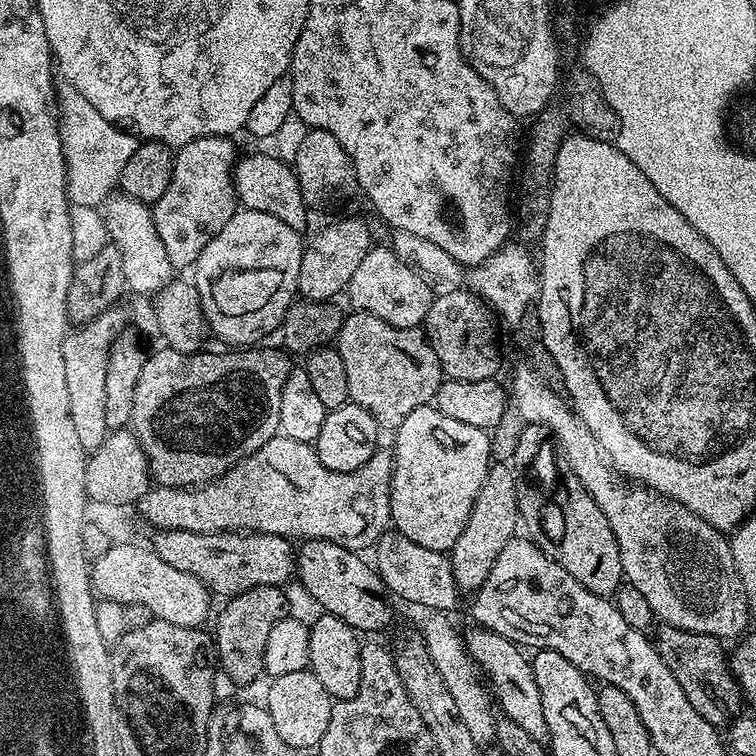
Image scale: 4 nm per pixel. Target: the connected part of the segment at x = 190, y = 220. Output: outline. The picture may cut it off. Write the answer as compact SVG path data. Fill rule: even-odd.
M207 136L194 138L194 142L175 149L170 186L151 205L154 226L162 238L162 246L168 248L173 269L191 269L206 242L238 211L234 179L238 151L232 143L227 136Z

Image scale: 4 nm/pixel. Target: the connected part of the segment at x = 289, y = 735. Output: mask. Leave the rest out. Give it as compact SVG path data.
M308 668L294 670L294 674L282 674L275 677L271 683L266 707L270 714L270 722L274 722L274 730L278 730L278 738L282 738L286 746L297 750L319 749L326 734L326 726L330 726L330 714L334 703L332 696L326 694L326 686L322 686L322 682L318 682L316 675Z

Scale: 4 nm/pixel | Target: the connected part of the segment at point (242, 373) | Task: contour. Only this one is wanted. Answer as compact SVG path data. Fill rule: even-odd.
M264 346L220 350L224 352L180 352L161 348L145 359L142 374L138 374L138 386L134 386L130 430L138 438L148 458L151 479L159 487L194 488L209 484L278 435L282 386L286 386L286 378L294 364L288 361L289 353L283 347L260 347Z

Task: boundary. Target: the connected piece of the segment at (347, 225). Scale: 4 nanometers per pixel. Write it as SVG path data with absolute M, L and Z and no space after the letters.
M344 216L341 220L336 220L333 224L328 224L316 237L310 239L304 245L302 254L302 266L298 270L298 282L296 283L297 293L305 300L326 300L329 302L337 299L336 295L343 293L348 287L350 278L354 278L354 270L362 263L362 258L374 247L372 232L368 229L368 224L364 220L359 220L356 216Z

